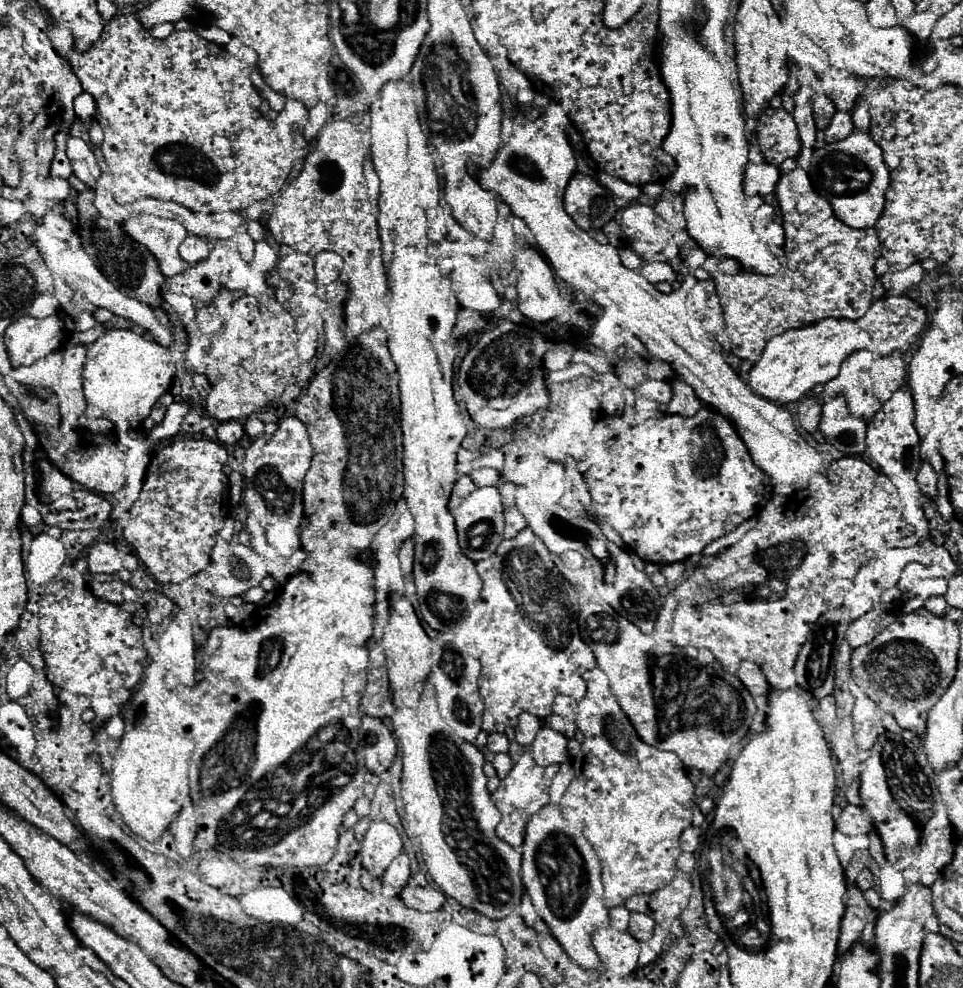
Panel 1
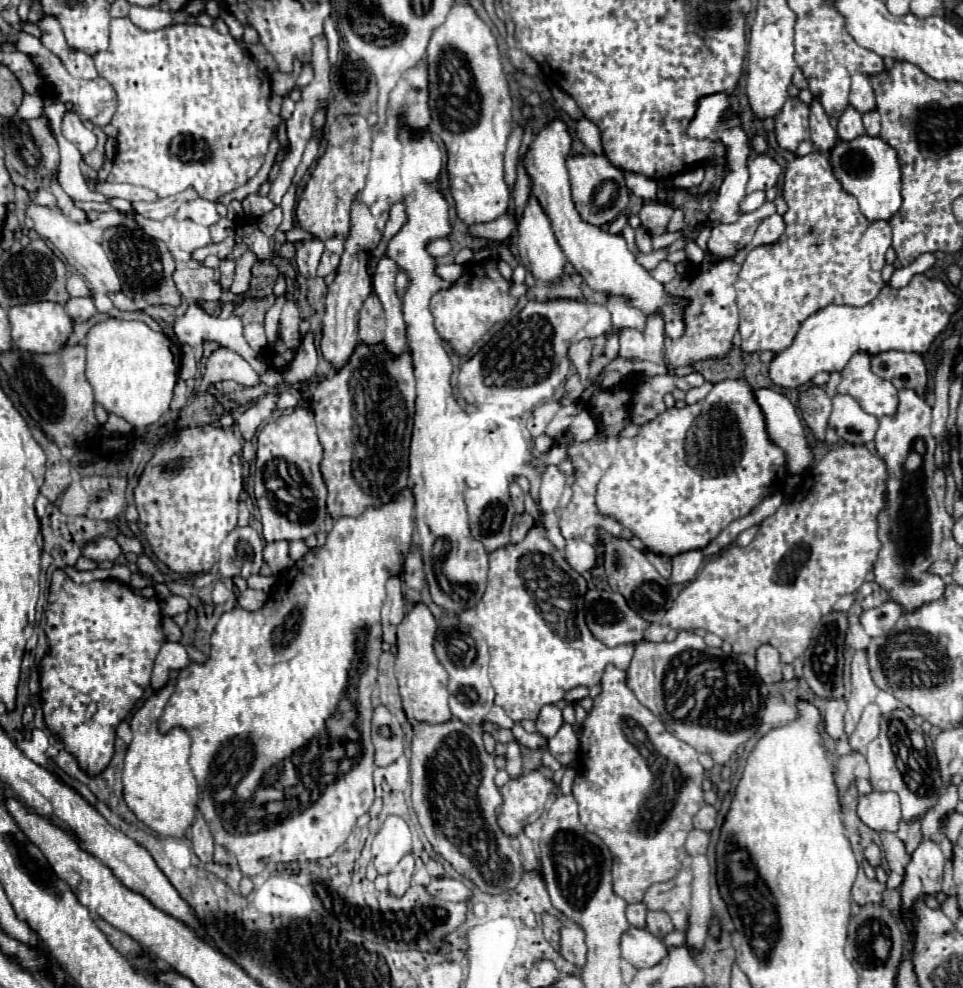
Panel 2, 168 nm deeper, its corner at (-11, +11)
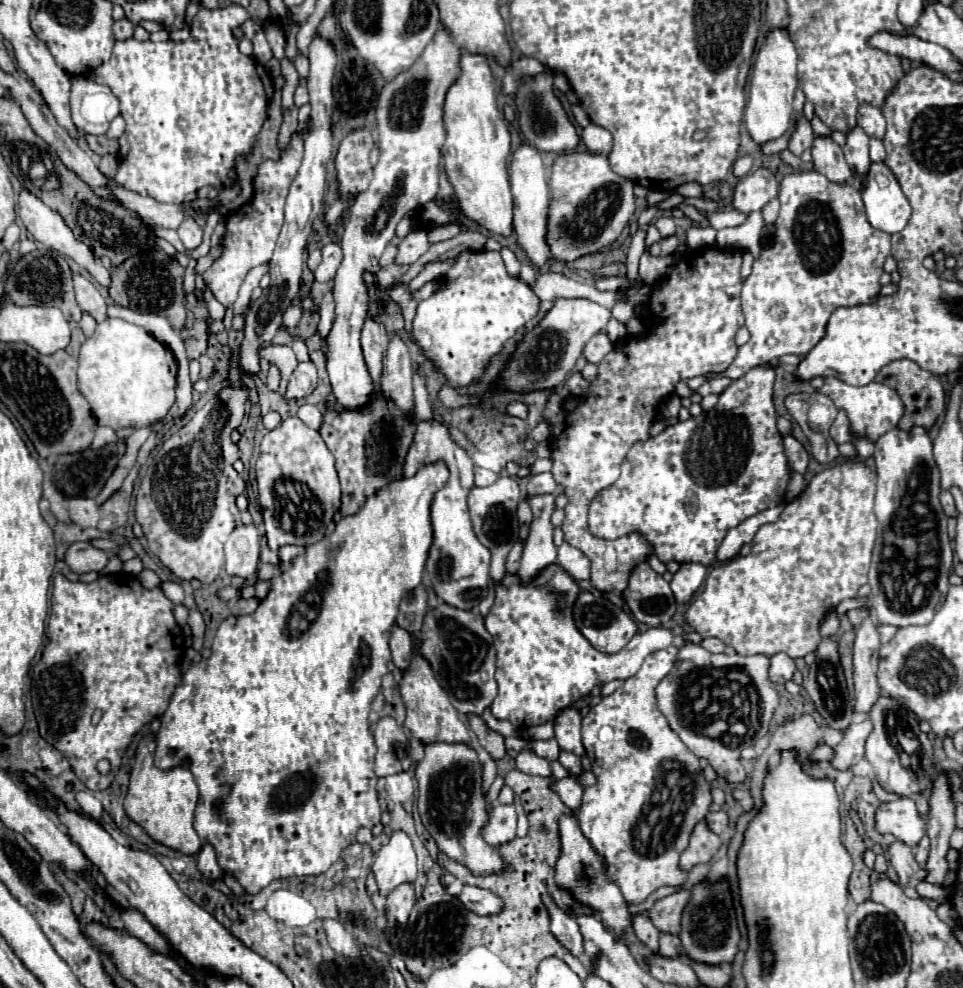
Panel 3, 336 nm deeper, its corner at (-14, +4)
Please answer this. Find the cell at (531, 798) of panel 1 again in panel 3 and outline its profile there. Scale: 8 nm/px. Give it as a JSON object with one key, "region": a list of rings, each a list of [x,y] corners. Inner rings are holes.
{"region":[[[496,804],[490,812],[488,824],[484,826],[482,838],[490,846],[498,846],[516,838],[516,810],[508,804]]]}

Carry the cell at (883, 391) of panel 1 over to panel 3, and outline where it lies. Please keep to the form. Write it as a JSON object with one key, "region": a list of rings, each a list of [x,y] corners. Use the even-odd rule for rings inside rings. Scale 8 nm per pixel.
{"region":[[[894,360],[888,366],[884,366],[878,376],[876,382],[886,384],[890,388],[894,388],[900,394],[900,400],[904,404],[904,416],[898,422],[898,428],[904,432],[910,432],[914,426],[922,426],[924,430],[930,430],[936,420],[946,412],[946,392],[940,384],[940,380],[928,372],[922,370],[916,362],[912,360]]]}

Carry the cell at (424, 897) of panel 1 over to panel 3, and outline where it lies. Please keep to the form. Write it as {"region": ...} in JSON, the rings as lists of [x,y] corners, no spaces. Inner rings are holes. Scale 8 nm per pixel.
{"region":[[[464,886],[458,900],[468,910],[472,910],[474,914],[480,914],[480,916],[494,916],[504,908],[504,902],[502,902],[500,896],[496,896],[490,890],[476,888],[476,886]]]}

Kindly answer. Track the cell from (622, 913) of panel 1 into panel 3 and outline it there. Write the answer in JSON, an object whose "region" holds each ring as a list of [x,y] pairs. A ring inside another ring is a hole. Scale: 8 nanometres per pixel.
{"region":[[[640,914],[640,916],[634,918],[634,924],[632,924],[632,926],[634,926],[634,932],[636,932],[638,940],[640,940],[642,944],[646,944],[646,948],[648,948],[652,954],[658,954],[658,936],[660,936],[660,932],[652,926],[650,918],[644,916],[644,914]]]}

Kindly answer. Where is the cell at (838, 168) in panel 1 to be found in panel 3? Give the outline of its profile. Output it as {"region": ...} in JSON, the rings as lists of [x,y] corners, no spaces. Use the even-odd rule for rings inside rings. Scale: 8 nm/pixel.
{"region":[[[872,164],[862,198],[868,222],[878,230],[896,234],[908,224],[912,208],[886,164]]]}

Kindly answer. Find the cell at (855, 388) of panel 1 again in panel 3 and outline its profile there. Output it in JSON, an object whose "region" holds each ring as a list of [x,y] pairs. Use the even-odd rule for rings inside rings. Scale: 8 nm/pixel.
{"region":[[[828,376],[824,386],[820,388],[822,394],[826,394],[828,398],[832,398],[832,402],[836,404],[836,408],[844,410],[848,414],[848,420],[850,420],[850,430],[856,434],[856,436],[864,436],[868,438],[870,442],[876,442],[882,434],[886,434],[888,430],[896,428],[898,420],[902,418],[904,414],[904,406],[896,394],[896,390],[884,386],[884,384],[878,384],[878,382],[870,382],[866,386],[850,386],[846,382],[842,382],[840,378],[834,378],[834,376]]]}

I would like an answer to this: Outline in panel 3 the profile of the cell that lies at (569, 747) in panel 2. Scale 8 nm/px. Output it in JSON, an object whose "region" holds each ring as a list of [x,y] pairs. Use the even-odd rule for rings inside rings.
{"region":[[[562,752],[560,754],[560,764],[570,772],[572,778],[578,778],[582,774],[582,762],[580,762],[580,756],[576,754],[568,754],[568,752]]]}

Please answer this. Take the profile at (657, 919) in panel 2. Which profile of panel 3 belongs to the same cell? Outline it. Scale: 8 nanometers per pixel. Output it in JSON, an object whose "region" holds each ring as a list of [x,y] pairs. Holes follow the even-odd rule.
{"region":[[[662,934],[660,936],[660,954],[664,958],[678,958],[682,954],[682,946],[680,946],[680,938],[674,934]]]}

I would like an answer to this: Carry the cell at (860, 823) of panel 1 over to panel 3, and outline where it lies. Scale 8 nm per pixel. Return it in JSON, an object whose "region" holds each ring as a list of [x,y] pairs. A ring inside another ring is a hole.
{"region":[[[898,798],[876,810],[876,828],[882,834],[894,834],[898,840],[914,848],[928,834],[928,814],[922,816],[912,798]]]}

